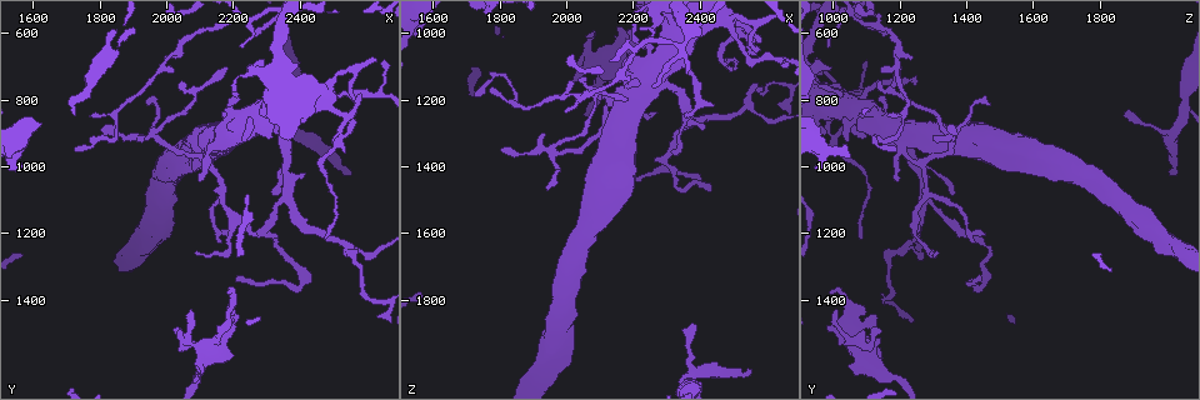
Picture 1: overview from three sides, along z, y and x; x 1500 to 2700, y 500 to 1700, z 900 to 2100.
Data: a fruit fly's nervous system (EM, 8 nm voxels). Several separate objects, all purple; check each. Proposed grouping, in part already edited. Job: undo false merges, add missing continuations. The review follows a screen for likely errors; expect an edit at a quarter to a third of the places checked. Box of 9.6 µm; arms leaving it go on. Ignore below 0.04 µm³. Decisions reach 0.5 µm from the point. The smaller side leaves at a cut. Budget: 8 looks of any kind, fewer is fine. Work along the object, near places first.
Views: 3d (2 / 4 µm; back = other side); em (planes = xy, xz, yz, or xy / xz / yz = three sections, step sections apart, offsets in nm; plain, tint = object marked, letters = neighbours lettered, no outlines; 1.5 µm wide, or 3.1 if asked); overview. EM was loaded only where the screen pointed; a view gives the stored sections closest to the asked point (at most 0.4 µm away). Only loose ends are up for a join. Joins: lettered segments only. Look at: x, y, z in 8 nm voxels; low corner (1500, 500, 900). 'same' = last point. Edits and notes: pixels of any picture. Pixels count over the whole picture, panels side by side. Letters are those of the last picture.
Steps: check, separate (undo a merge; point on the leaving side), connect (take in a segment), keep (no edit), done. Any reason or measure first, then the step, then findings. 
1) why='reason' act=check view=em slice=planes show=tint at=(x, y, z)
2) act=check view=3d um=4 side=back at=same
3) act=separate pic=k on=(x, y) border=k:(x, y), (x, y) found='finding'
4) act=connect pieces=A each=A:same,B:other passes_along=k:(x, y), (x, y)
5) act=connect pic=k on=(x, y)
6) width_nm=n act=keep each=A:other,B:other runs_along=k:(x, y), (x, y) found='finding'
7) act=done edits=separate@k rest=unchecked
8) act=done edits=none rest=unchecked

why='tapers out' act=check view=em slice=planes show=tint at=(2270, 1200, 1230)

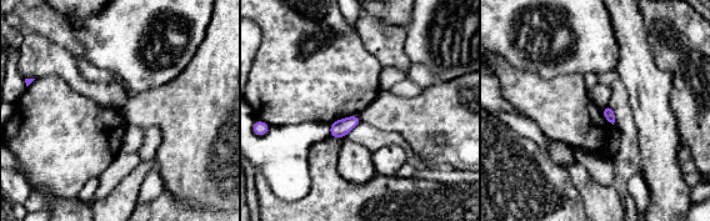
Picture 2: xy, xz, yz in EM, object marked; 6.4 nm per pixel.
why='see the neighbours' act=check view=em slice=planes show=letters at=same

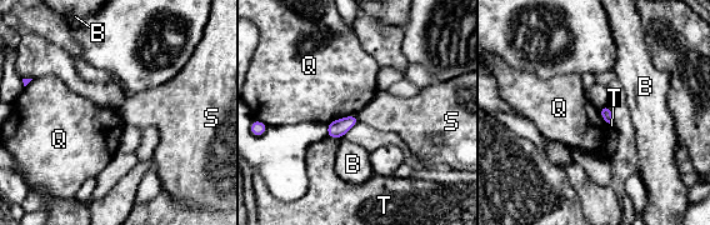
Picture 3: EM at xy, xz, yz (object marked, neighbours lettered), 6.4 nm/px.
act=keep each=B:other,Q:other,S:other,T:other border=3:(355, 115), (359, 120) found='none of them fits'

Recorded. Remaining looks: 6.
why='an open end' act=check view=3d um=4 at=(2040, 1500, 1140)

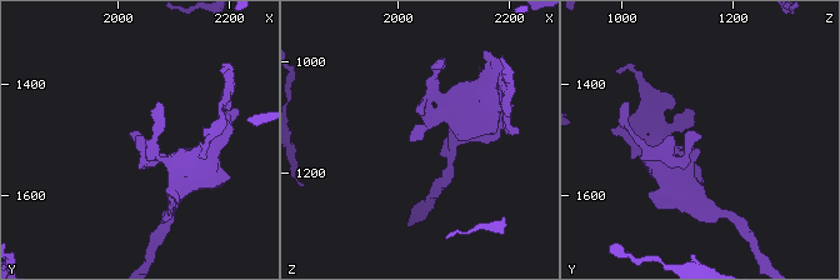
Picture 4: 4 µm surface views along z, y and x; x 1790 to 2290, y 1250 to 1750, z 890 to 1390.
act=check view=em slice=xy step=4 show=letters at=(2030, 1495, 1145)

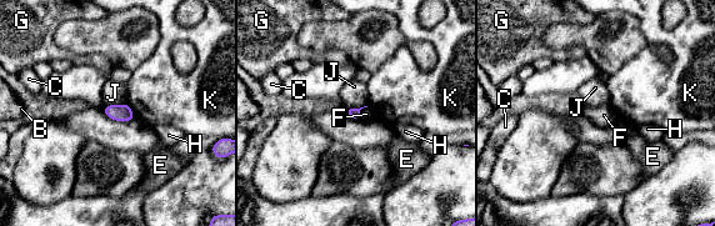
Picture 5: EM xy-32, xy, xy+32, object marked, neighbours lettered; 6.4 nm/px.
why='another direction' act=check view=em slice=planes show=letters at=same

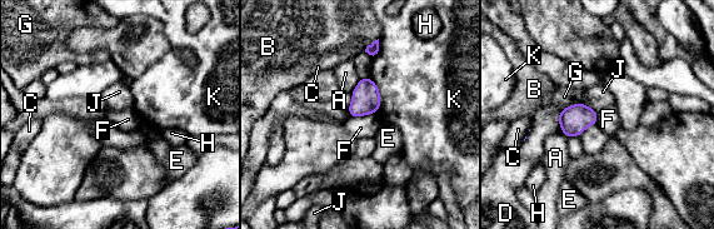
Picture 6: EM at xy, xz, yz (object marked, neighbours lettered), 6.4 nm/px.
width_nm=180 act=keep each=A:other,B:other,C:other,D:other,E:other,F:other,G:other,H:other,J:other,K:other border=6:(375, 113), (350, 117) found='none of them fits'

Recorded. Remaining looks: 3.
why='tapers out' act=check view=3d um=2 at=(1810, 890, 1340)

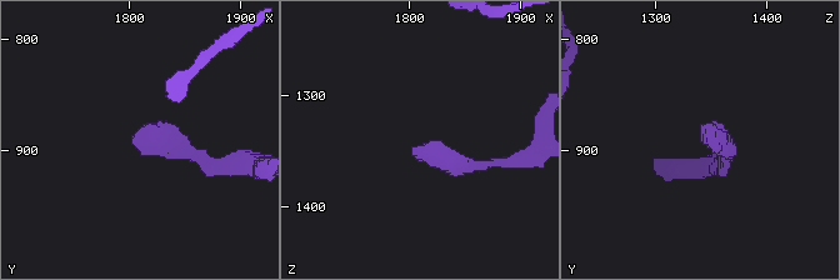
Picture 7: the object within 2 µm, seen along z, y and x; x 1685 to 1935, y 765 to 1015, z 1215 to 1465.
act=check view=em slice=xz step=4 show=letters at=(1804, 892, 1344)

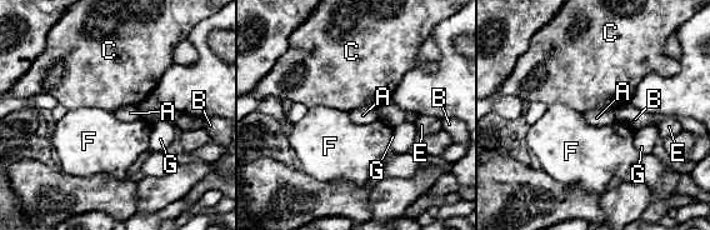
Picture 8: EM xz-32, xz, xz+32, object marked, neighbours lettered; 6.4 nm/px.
why='cut it another way' act=check view=em slice=planes show=letters at=same

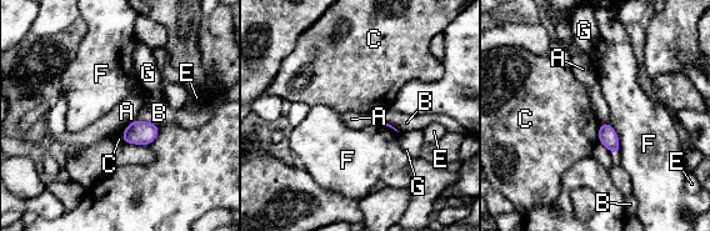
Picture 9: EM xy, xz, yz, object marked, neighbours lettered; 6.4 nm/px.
width_nm=120 act=keep each=A:other,B:other,C:other,E:other,F:other,G:other border=9:(600, 124), (598, 141) found='no lettered segment goes on from it'

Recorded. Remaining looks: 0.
act=done edits=none rest=unchecked

